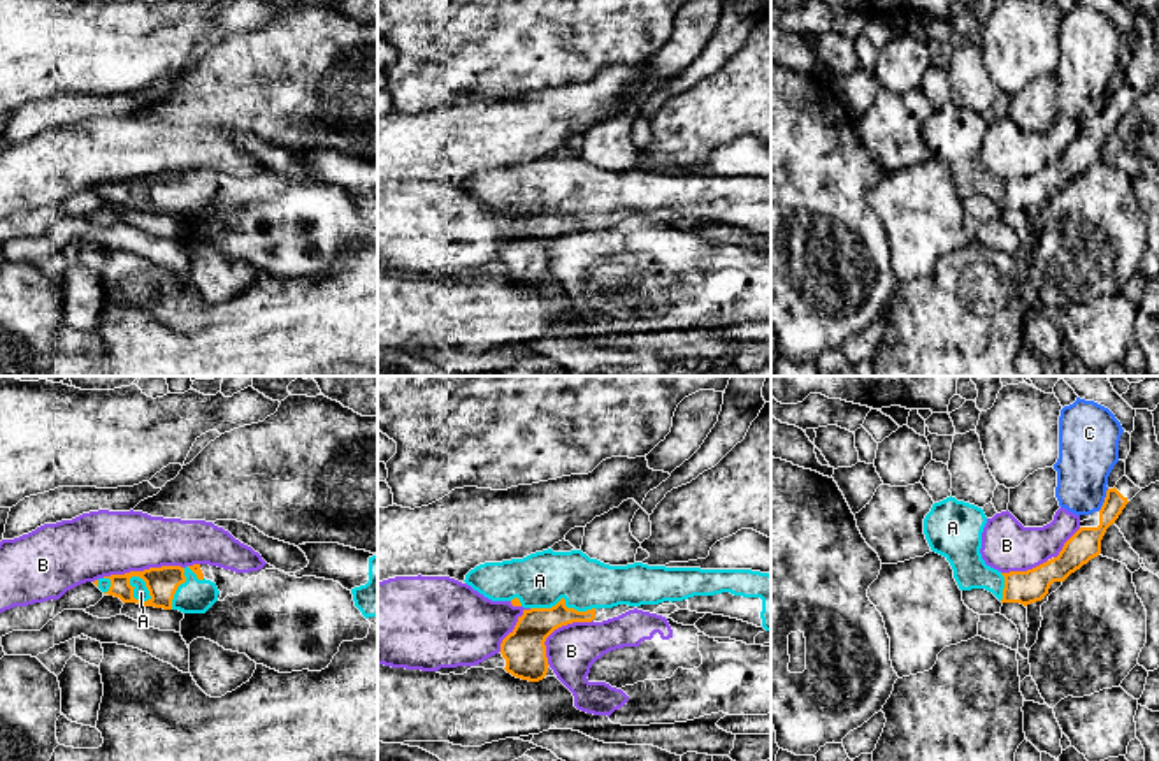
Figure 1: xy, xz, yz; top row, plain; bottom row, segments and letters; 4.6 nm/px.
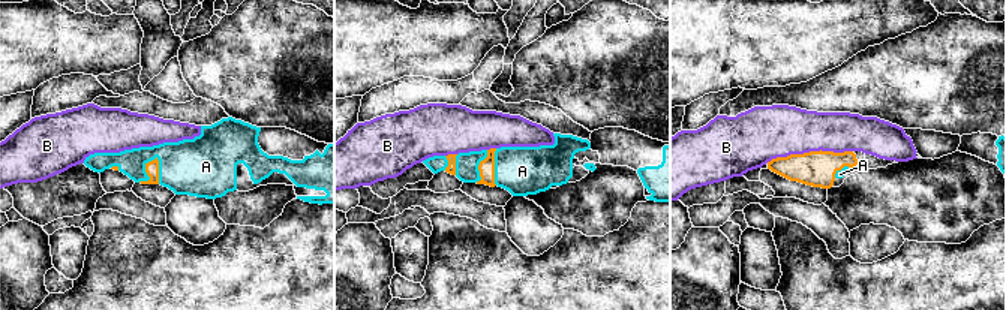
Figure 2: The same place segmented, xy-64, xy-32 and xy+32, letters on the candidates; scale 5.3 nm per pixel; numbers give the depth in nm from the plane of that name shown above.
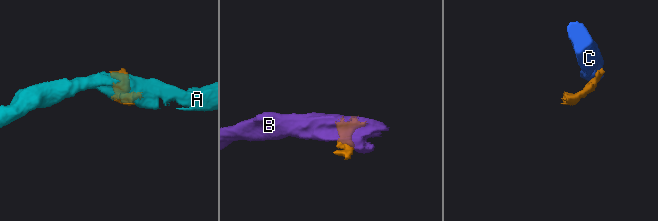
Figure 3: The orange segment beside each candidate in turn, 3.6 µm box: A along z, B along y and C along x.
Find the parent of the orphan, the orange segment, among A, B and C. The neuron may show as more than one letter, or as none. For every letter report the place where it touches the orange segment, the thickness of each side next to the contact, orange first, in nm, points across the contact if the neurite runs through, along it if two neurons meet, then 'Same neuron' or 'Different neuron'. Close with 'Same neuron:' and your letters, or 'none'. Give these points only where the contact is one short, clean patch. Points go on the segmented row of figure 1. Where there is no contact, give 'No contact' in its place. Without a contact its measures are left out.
A: Touches orange at xz (564, 601). Thickness 160 nm (orange) against 260 nm. Same neuron
B: Touches orange at xy (144, 570). Thickness 140 nm (orange) against 300 nm. Different neuron
C: Touches orange at yz (1105, 500). Thickness 140 nm (orange) against 280 nm. Boundary: yz (1108, 489), (1098, 510). Different neuron
Same neuron: A

